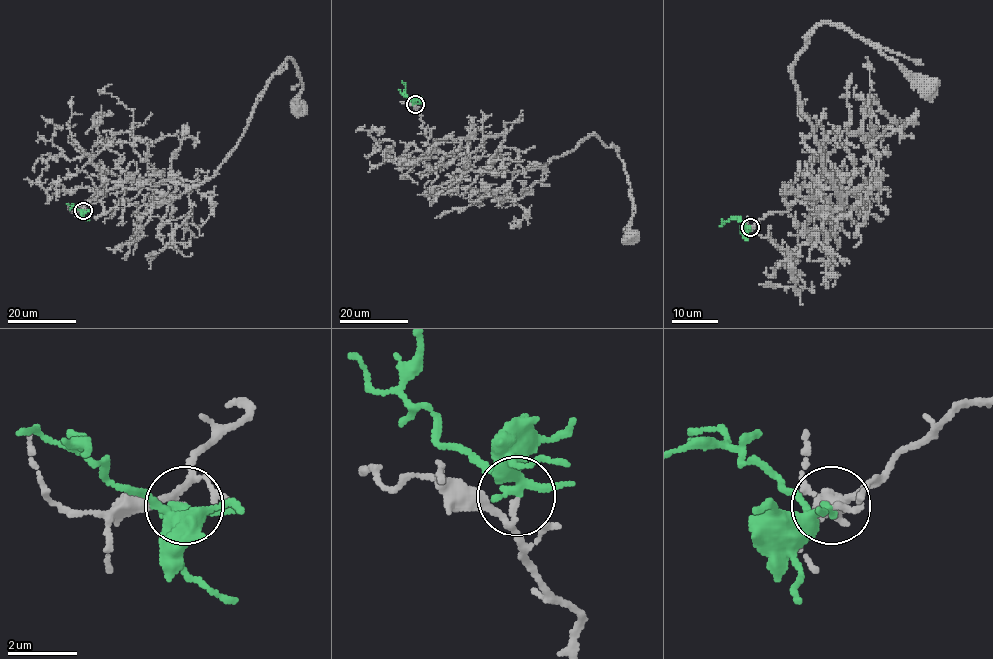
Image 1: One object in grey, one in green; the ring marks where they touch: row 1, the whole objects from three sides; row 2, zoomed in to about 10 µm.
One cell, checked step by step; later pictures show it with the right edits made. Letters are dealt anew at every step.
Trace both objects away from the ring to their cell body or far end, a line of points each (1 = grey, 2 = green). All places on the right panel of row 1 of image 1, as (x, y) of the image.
1: (750, 228), (813, 199), (819, 183), (843, 205), (792, 79), (809, 33), (825, 23), (850, 30), (929, 88)
2: (750, 228), (737, 219), (726, 221), (720, 226)

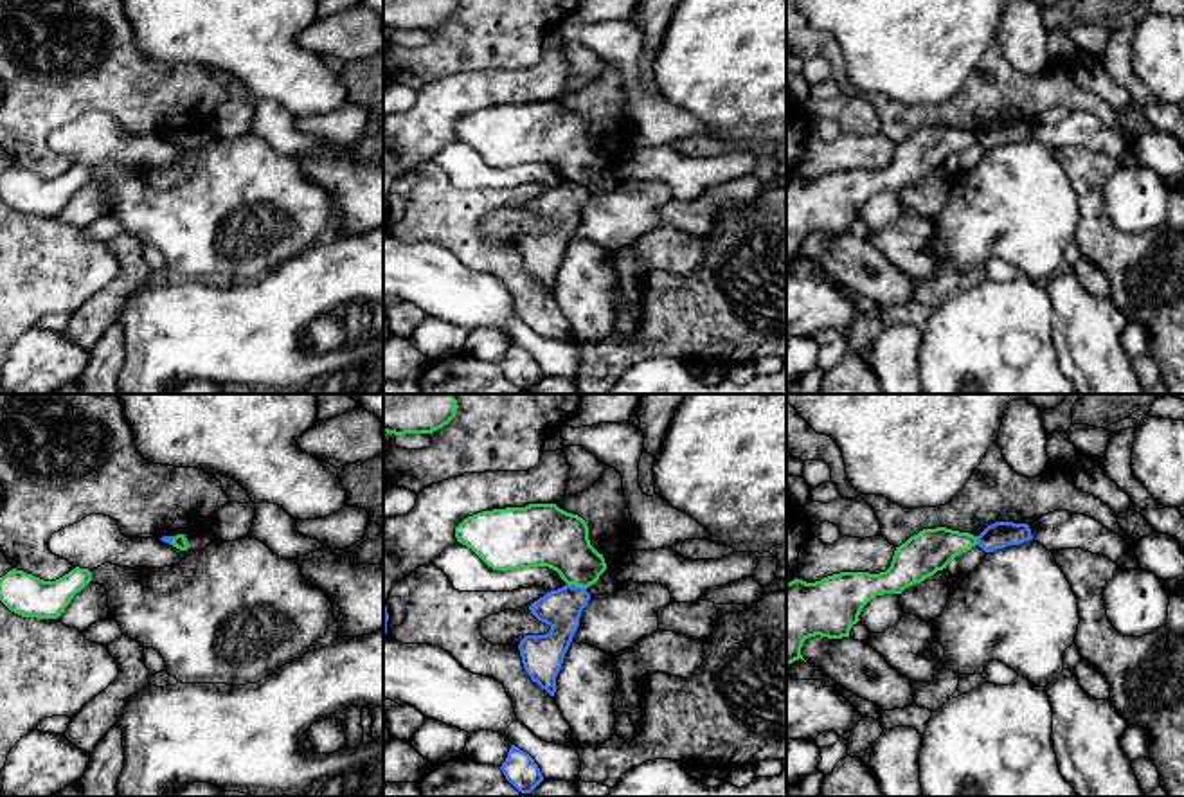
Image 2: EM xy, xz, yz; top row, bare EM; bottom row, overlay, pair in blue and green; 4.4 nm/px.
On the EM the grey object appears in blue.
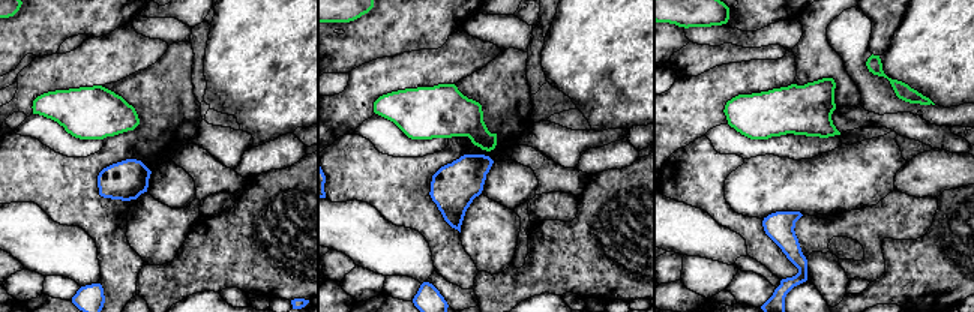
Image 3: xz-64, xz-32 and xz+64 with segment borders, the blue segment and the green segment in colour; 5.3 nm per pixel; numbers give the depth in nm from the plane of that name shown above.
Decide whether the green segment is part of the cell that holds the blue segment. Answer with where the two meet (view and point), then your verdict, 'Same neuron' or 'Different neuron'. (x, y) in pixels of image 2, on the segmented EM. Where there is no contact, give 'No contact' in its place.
Touches blue at xz (574, 585). Different neuron

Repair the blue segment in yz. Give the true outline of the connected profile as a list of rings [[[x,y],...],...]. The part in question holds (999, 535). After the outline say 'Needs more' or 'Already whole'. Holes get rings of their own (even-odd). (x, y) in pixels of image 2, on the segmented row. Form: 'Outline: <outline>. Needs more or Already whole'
Outline: [[[995,522],[977,536],[977,545],[984,552],[993,552],[1029,540],[1033,540],[1033,534],[1027,524]]]. Already whole

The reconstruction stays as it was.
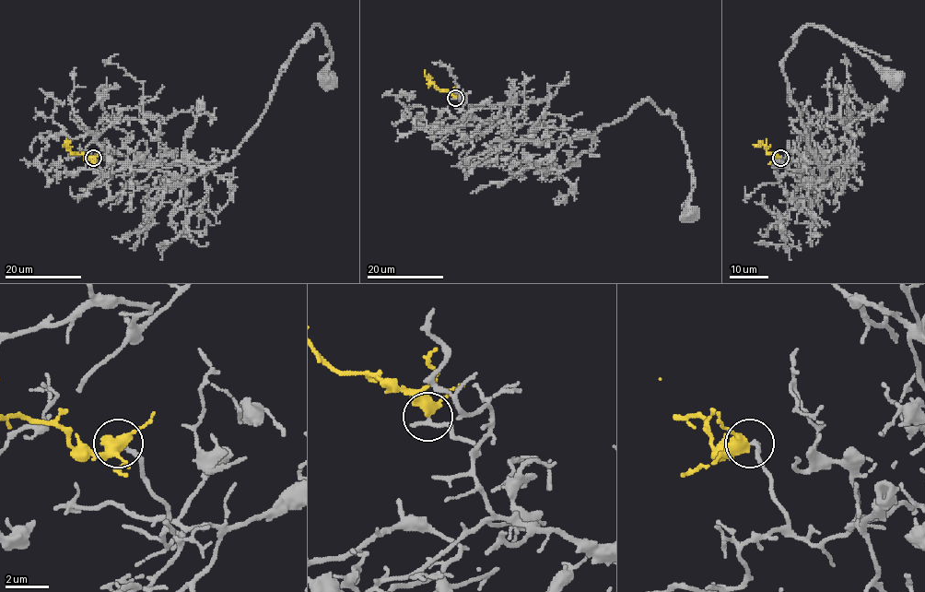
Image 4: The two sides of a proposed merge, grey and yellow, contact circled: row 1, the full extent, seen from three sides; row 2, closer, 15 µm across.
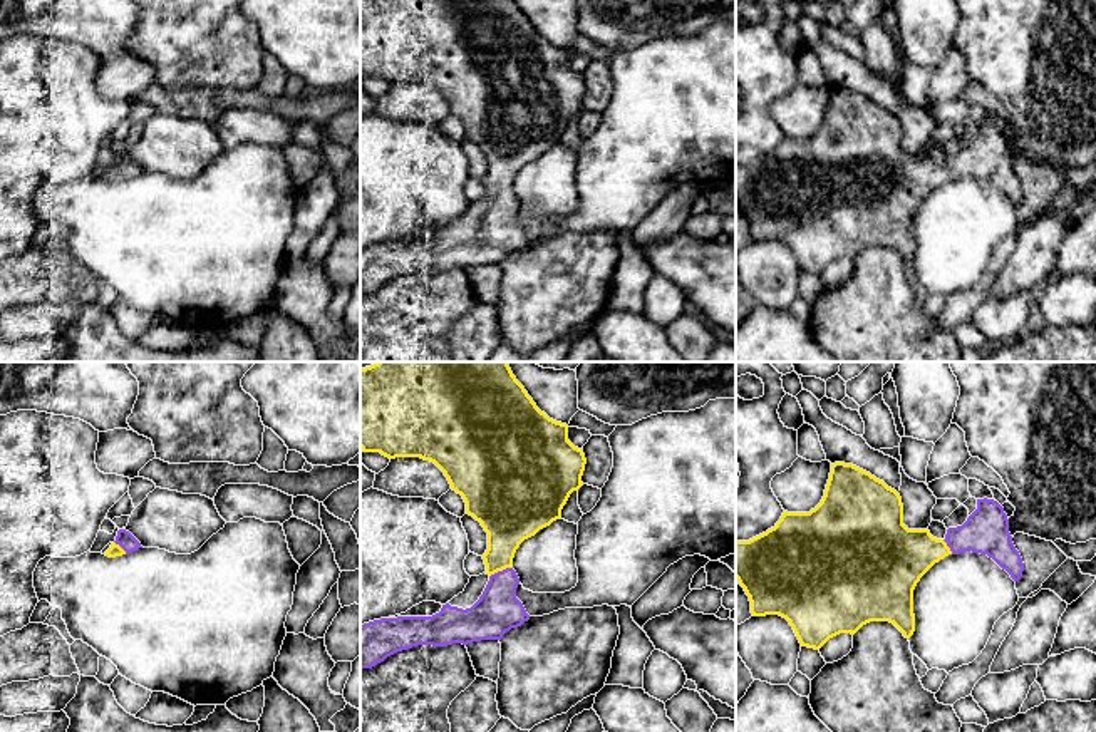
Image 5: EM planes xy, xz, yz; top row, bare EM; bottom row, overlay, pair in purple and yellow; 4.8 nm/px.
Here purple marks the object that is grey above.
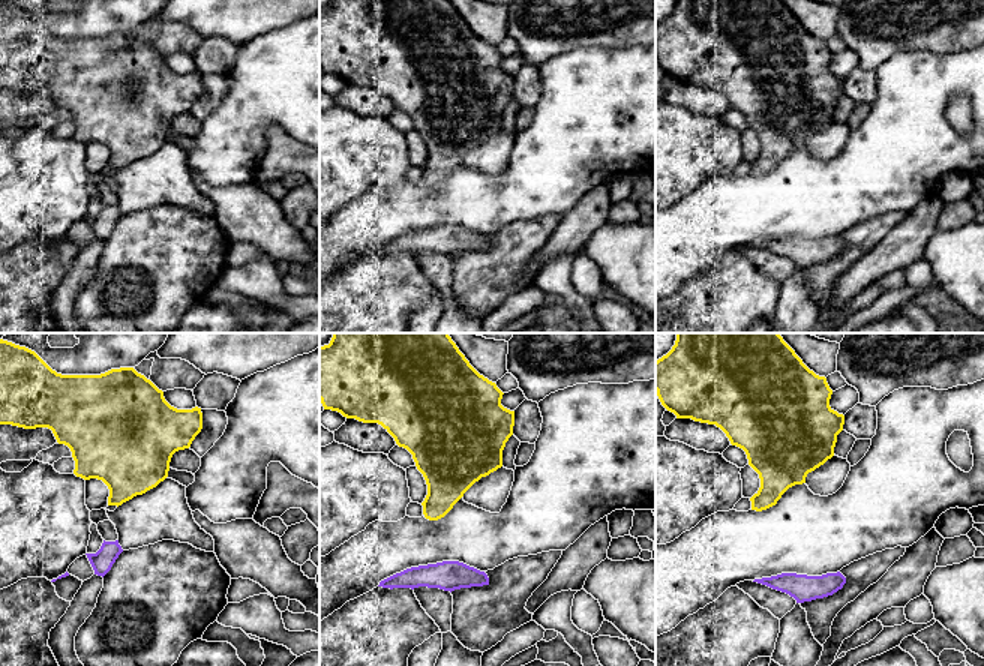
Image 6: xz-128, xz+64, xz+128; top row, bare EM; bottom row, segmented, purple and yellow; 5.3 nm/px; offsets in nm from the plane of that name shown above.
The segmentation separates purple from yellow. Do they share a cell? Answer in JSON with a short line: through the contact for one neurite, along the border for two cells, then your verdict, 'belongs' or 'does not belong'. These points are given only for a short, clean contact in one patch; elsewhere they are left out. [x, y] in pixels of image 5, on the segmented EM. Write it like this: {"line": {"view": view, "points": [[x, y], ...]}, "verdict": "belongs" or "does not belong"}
{"line": {"view": "xz", "points": [[498, 610], [500, 572], [500, 551], [508, 521]]}, "verdict": "belongs"}

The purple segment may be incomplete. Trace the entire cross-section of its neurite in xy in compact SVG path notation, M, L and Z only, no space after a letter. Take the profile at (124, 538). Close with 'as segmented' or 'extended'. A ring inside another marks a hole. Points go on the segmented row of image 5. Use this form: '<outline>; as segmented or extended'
M119 529L116 541L104 553L109 558L122 556L142 548L141 543L126 529Z; extended

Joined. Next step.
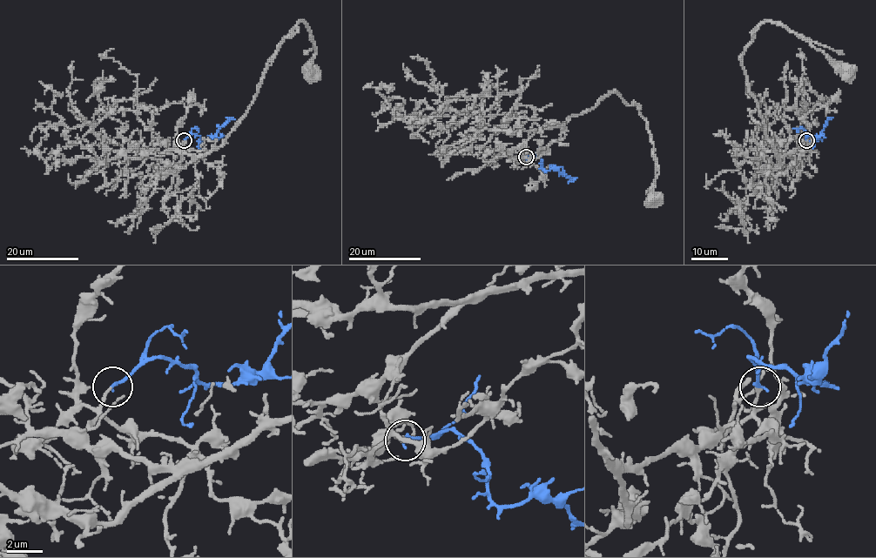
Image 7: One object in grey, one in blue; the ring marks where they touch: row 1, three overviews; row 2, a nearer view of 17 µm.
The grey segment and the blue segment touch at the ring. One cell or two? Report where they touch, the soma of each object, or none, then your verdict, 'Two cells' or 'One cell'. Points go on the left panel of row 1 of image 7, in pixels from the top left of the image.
Place: (184, 140). Soma of grey: (310, 70). Soma of blue: none. One cell

